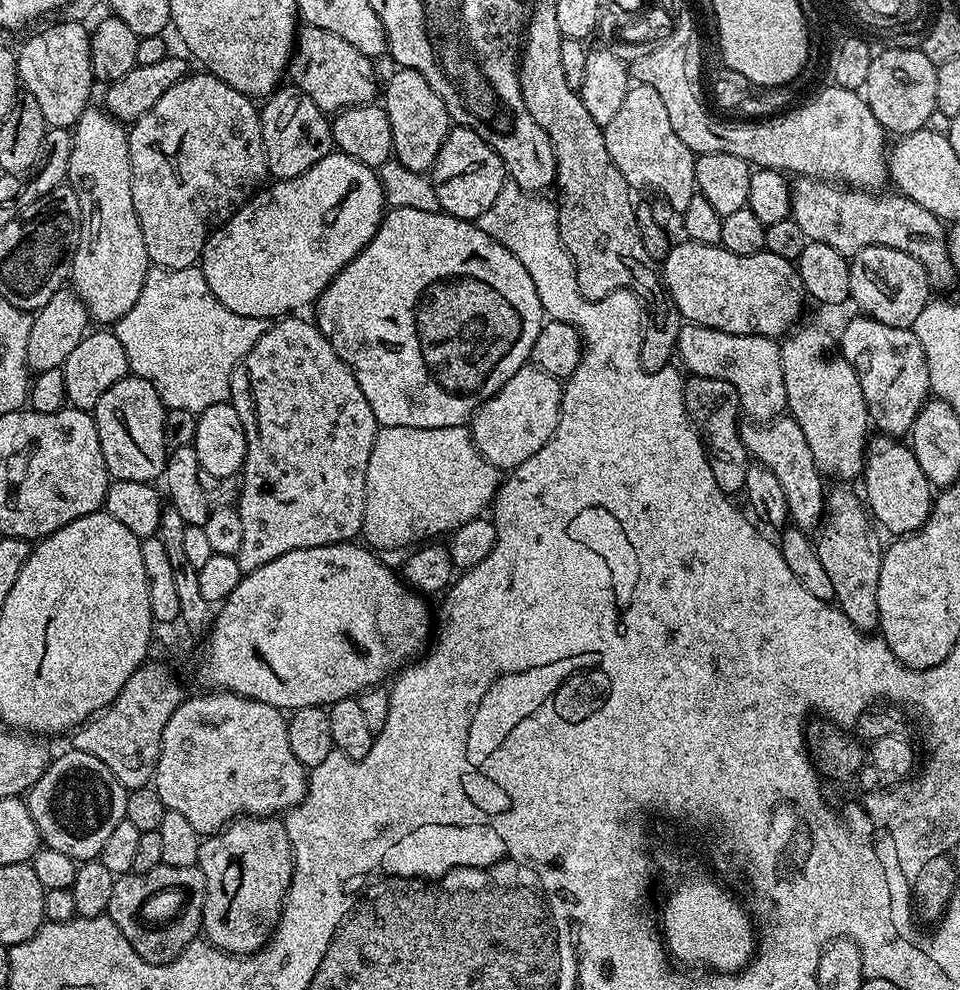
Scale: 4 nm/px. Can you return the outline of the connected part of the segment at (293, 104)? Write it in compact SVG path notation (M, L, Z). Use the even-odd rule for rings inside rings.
M281 86L263 101L259 109L262 142L273 181L298 178L334 150L331 119L301 88Z

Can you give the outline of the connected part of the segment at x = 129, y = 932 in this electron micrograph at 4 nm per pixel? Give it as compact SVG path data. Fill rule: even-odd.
M159 864L154 866L154 870L146 870L146 874L137 872L127 872L125 876L117 876L114 882L114 891L110 893L110 906L107 916L112 919L114 926L122 930L122 938L134 946L134 954L151 964L169 964L174 962L196 940L201 939L204 927L204 899L206 890L204 889L204 875L199 866L194 868L183 868L182 866L170 866L169 864ZM171 888L185 888L188 891L188 901L184 904L180 916L173 918L169 924L164 924L161 928L147 928L140 921L140 907L147 902L151 896L156 896L159 892L168 892Z

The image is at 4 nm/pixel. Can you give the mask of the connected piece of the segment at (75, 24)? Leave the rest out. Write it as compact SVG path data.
M61 19L61 24L52 24L41 32L36 32L21 48L18 48L16 58L16 73L20 76L23 91L34 94L42 109L42 118L46 118L49 128L71 129L82 113L90 106L88 100L92 96L94 77L90 66L90 42L92 41L89 29L81 21Z

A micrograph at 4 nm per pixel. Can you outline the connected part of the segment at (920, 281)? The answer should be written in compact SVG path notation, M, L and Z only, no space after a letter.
M866 246L866 250L851 257L848 269L850 270L850 290L848 295L851 303L856 303L863 315L871 320L882 322L886 326L911 328L914 318L922 314L922 310L930 299L930 281L928 272L910 254L902 250L894 250L890 246Z

